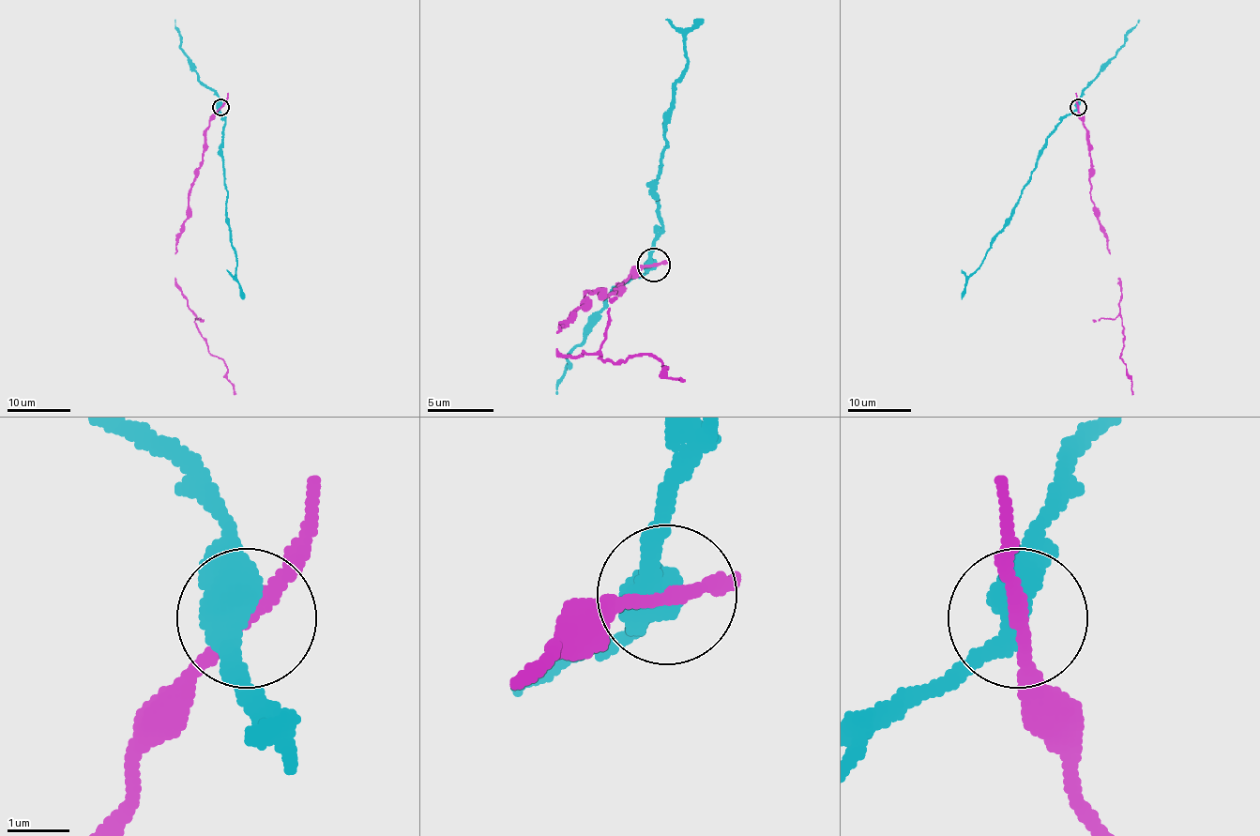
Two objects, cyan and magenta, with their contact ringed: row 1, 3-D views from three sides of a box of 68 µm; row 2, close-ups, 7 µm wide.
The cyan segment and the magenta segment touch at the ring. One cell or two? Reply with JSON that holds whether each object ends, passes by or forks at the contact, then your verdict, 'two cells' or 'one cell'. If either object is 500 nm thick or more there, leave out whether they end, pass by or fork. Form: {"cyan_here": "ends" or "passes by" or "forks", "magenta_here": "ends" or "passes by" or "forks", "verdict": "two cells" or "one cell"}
{"cyan_here": "passes by", "magenta_here": "passes by", "verdict": "two cells"}

